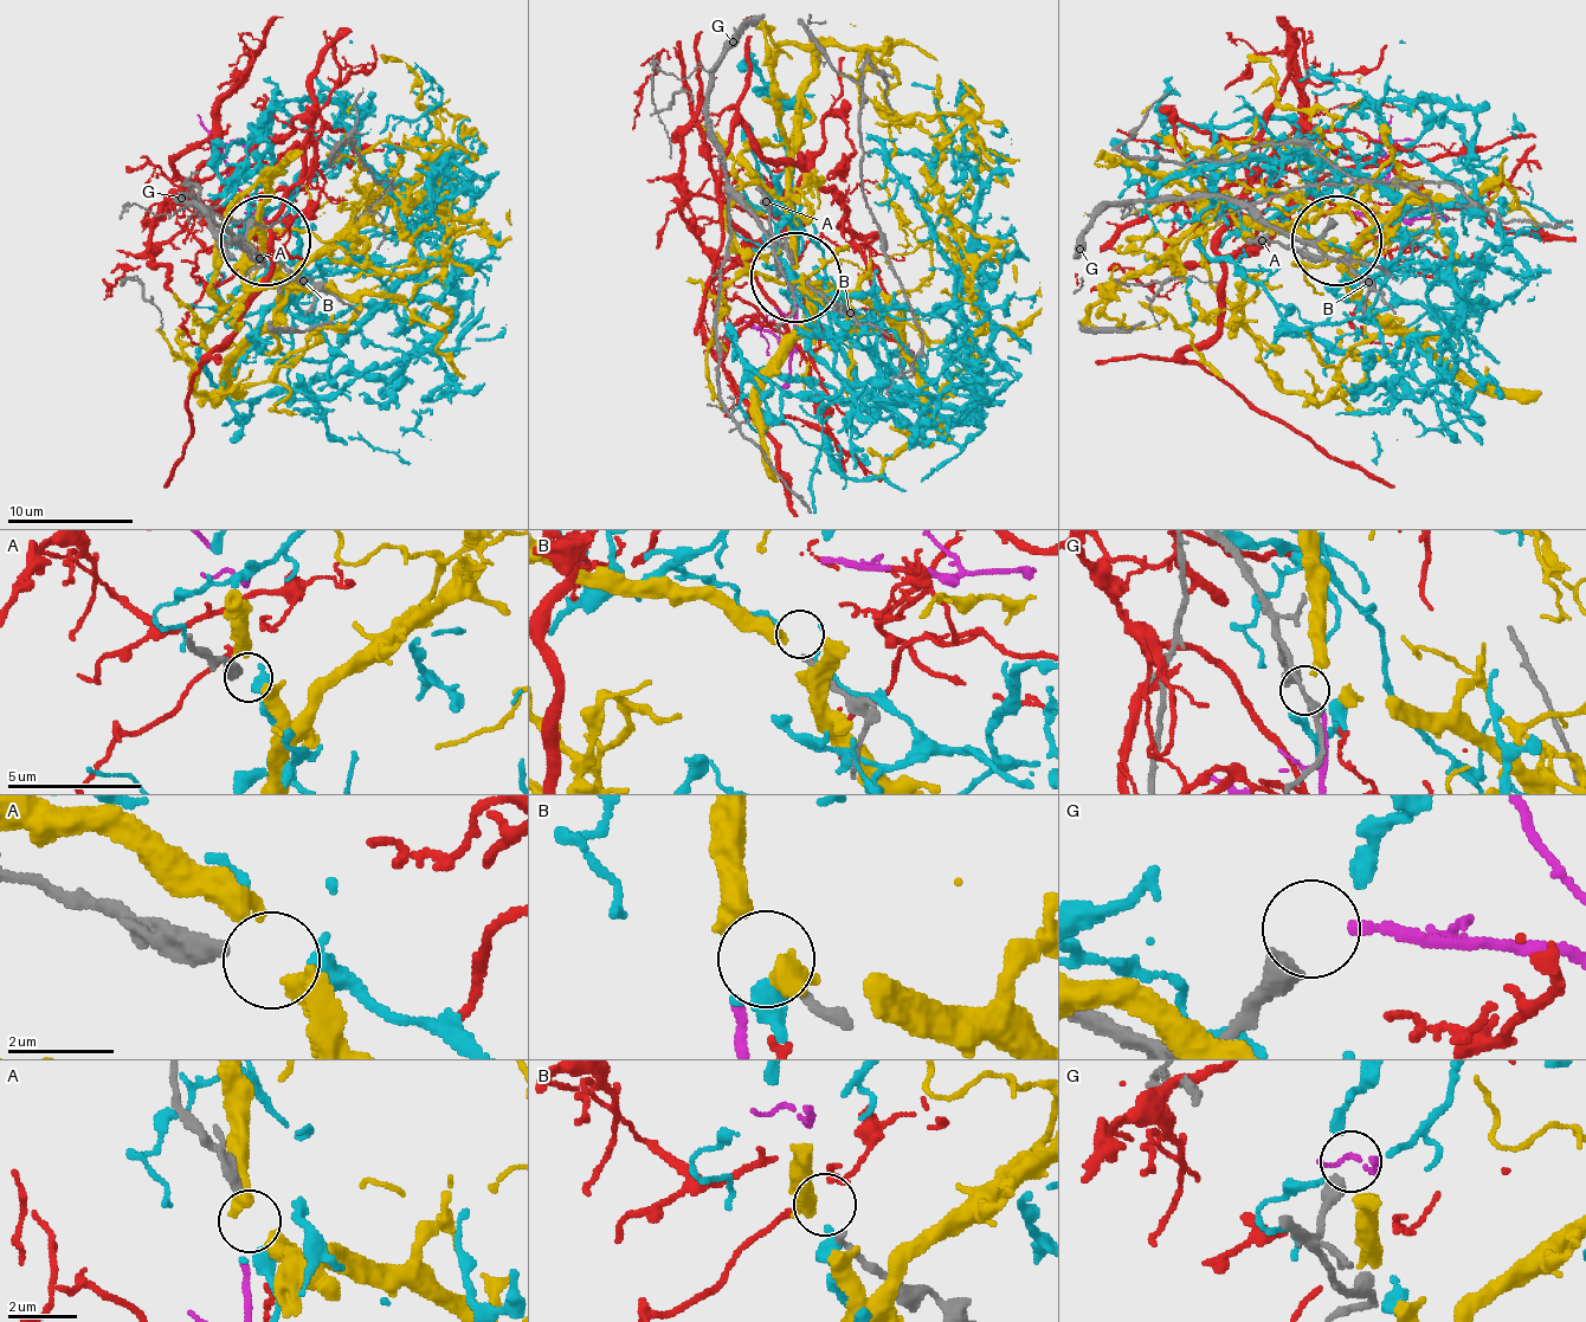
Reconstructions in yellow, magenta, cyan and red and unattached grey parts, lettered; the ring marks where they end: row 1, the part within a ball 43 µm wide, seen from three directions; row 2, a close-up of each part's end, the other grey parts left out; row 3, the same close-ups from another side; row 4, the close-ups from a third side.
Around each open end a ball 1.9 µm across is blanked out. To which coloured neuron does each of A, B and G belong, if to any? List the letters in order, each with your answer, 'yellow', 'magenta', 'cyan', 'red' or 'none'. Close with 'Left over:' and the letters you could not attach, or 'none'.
A: cyan
B: yellow
G: magenta
Left over: none

